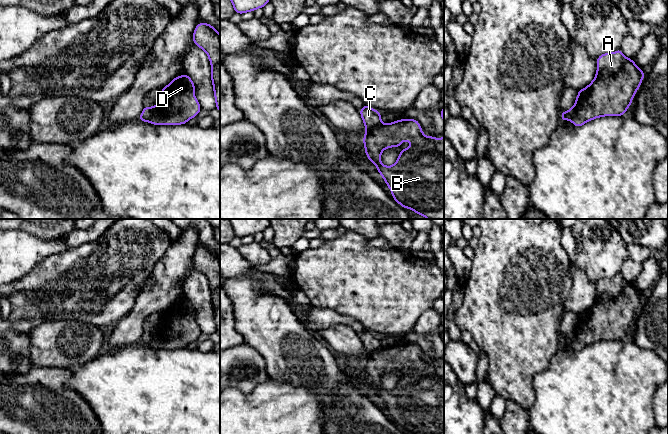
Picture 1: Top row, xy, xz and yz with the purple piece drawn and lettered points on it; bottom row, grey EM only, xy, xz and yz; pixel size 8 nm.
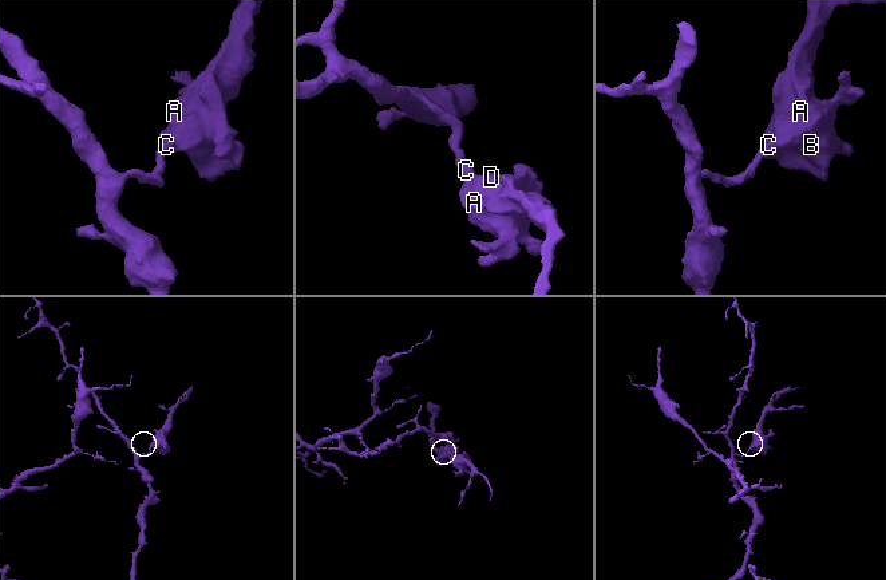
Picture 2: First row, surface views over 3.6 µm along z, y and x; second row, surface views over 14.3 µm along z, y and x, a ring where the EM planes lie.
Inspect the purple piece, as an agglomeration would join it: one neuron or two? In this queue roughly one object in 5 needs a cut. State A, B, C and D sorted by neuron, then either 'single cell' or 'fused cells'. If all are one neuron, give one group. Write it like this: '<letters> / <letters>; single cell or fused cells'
A B D / C; fused cells

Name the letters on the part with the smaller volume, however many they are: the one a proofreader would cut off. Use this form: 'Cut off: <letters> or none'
Cut off: A, B, D

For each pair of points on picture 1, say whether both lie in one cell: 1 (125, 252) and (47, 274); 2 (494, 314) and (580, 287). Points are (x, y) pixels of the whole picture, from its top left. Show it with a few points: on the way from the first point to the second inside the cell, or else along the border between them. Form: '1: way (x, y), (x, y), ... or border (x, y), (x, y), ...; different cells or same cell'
1: way (106, 271), (103, 274), (66, 274); same cell
2: border (570, 264), (570, 277), (572, 281); different cells

